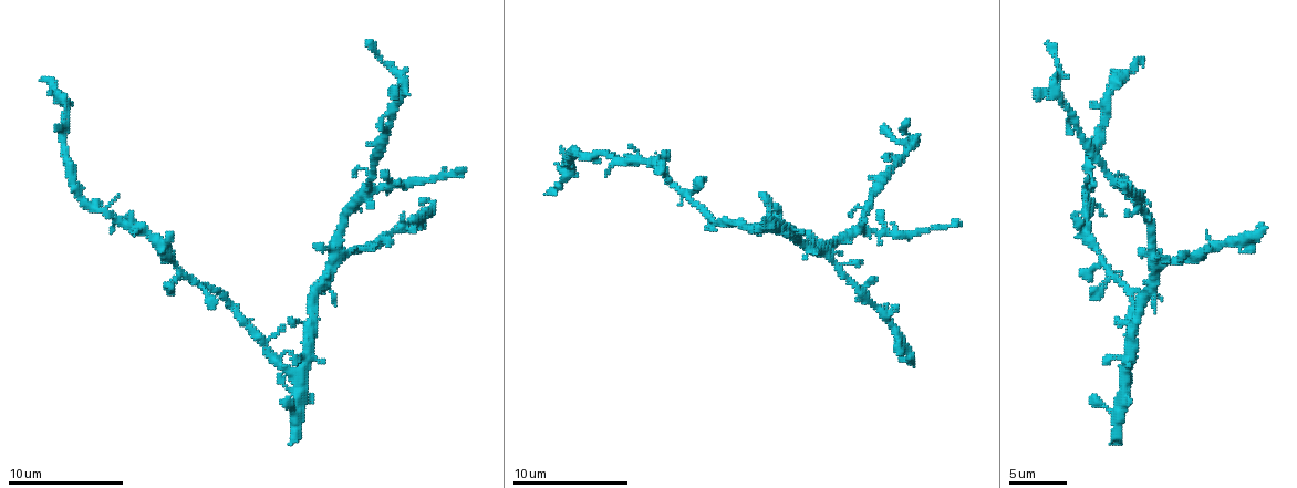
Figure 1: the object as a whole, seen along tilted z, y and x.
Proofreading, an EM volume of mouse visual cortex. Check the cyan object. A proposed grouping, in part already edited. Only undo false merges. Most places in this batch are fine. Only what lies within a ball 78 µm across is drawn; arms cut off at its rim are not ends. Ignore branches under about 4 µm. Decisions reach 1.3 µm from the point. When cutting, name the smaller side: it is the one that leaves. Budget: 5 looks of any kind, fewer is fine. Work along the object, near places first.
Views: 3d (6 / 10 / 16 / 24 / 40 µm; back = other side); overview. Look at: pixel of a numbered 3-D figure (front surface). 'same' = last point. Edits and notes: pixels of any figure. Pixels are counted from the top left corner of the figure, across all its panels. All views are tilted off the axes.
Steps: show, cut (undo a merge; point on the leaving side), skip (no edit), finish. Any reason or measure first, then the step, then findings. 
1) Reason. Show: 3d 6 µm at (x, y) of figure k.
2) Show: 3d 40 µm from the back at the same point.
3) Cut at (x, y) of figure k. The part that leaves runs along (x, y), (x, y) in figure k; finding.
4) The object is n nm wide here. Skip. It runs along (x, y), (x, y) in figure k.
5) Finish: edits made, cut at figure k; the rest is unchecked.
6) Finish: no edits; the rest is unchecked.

Three-way junction. Show: 3d 10 µm at (343, 251) of figure 1.

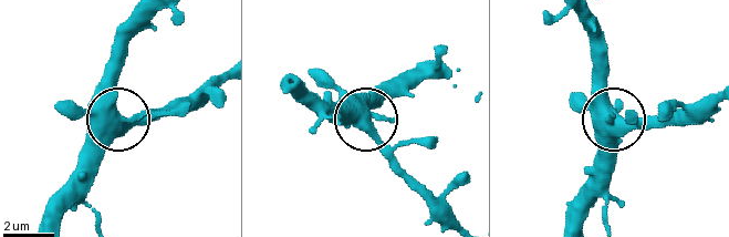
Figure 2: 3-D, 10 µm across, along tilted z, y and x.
Show: 3d 6 µm at (116, 117) of figure 2.

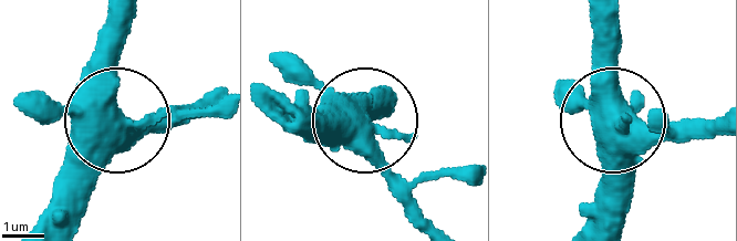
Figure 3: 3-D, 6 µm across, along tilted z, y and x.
The side arm is 14 µm long. Skip. One cell here.

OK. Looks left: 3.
Four or more arms meet. Show: 3d 10 µm at (375, 187) of figure 1.

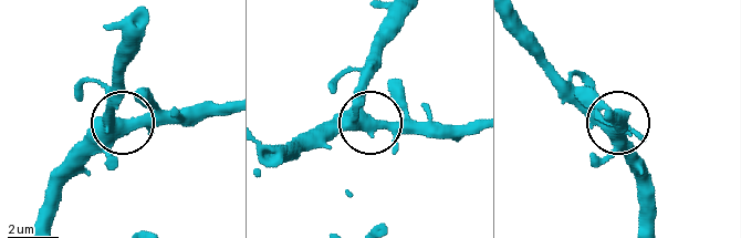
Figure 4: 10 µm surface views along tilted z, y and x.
Skip. It runs along (32, 226), (53, 188), (121, 123), (195, 122) in figure 4; one cell here.

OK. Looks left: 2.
Four arms meet. Show: 3d 10 µm at (1110, 276) of figure 1.

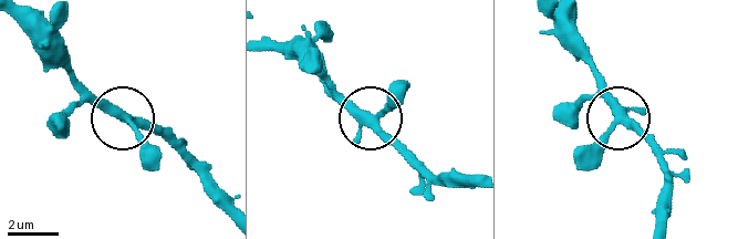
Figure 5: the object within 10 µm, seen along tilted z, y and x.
4 arms meet here. Skip. It runs along (664, 221), (666, 166), (640, 136), (619, 122), (584, 155) in figure 5; continuous, no second cell.

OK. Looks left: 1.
Finish: no edits; the rest is unchecked.

